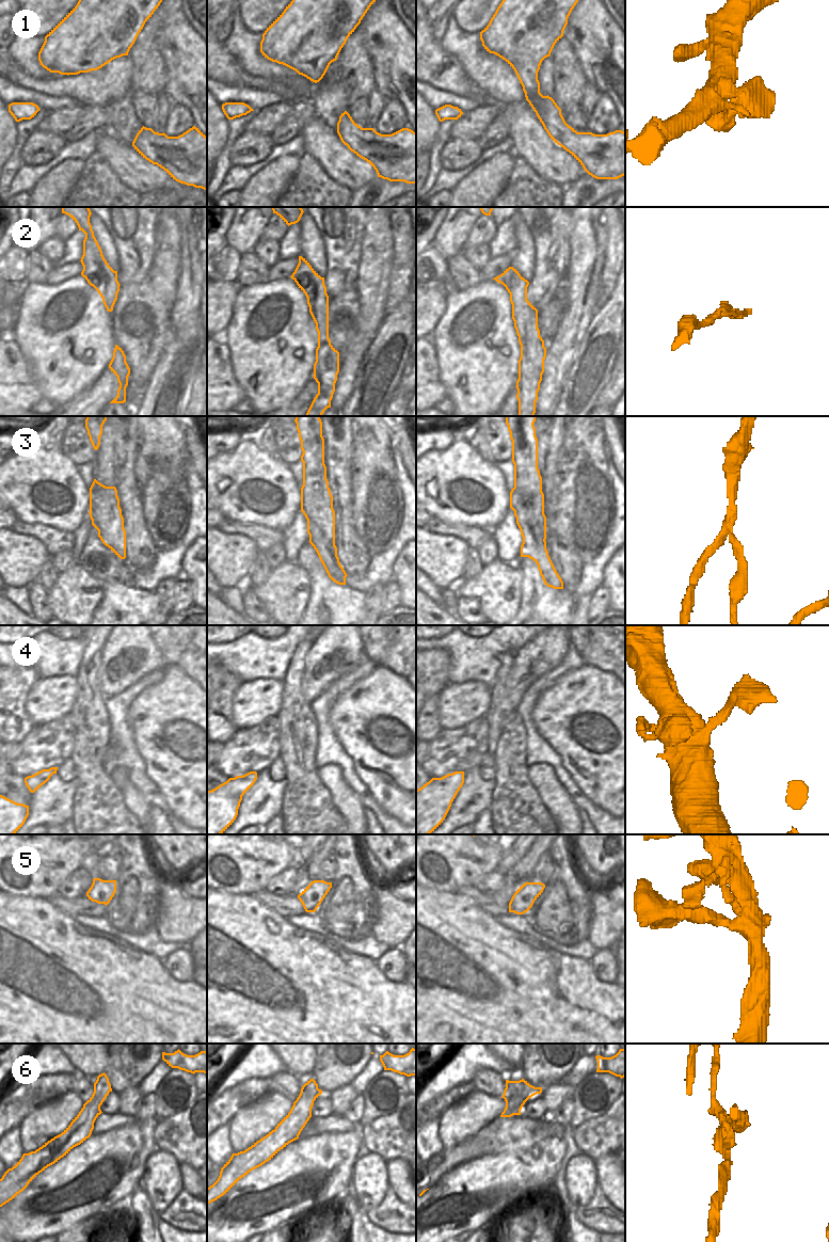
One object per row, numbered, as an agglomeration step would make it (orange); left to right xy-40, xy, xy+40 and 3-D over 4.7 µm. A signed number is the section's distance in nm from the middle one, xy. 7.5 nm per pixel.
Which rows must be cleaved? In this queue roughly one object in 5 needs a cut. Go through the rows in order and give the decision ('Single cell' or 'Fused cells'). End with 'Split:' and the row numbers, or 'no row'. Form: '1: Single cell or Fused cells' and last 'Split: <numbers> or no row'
1: Single cell
2: Single cell
3: Fused cells
4: Single cell
5: Single cell
6: Fused cells
Split: 3, 6.

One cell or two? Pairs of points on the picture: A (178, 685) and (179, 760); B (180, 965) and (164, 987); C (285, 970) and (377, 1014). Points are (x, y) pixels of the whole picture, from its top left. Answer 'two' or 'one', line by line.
A: one
B: two
C: one

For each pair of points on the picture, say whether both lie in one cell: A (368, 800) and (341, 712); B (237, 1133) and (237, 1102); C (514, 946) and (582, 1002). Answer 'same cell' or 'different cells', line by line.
A: different cells
B: different cells
C: same cell

